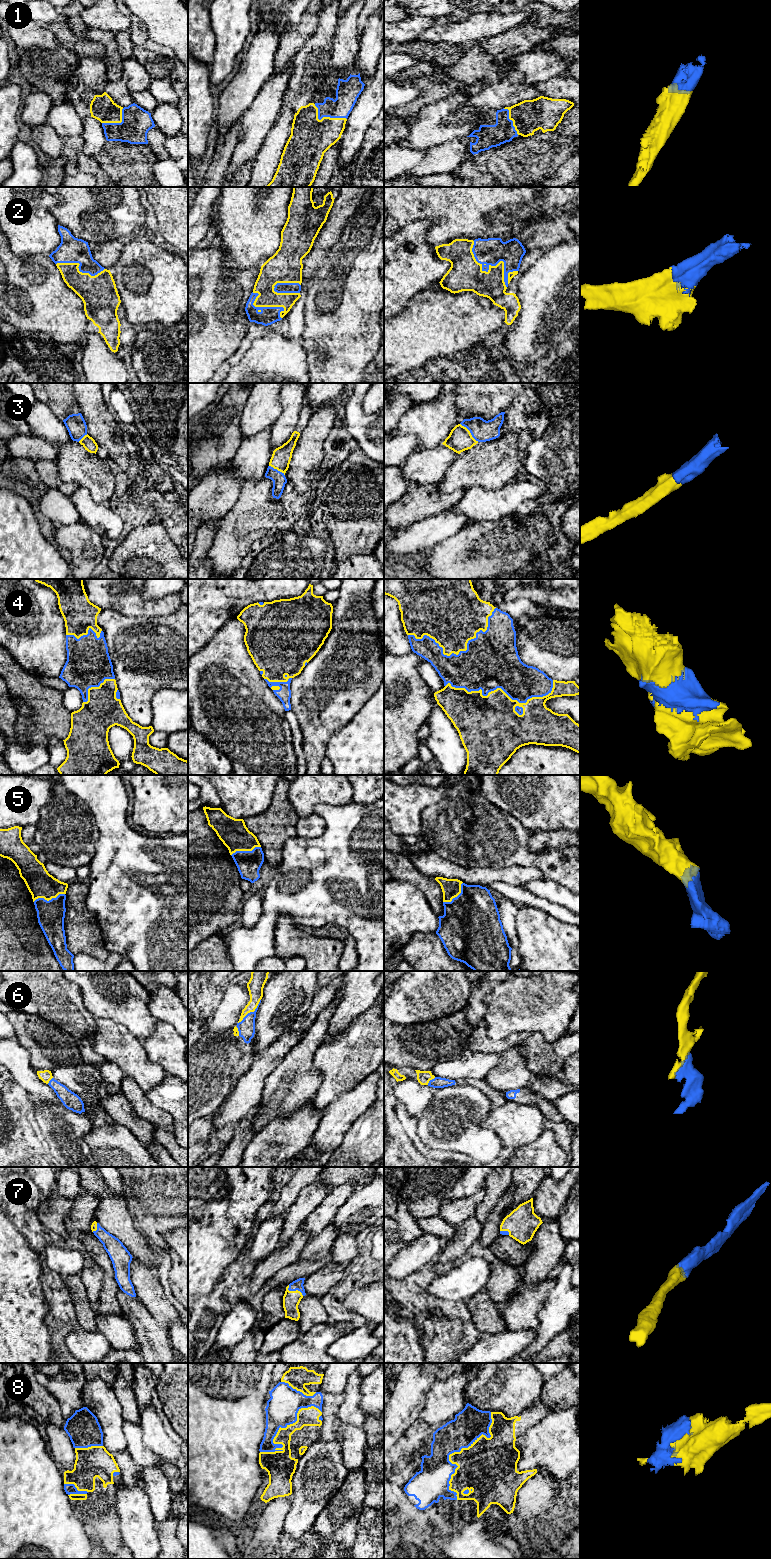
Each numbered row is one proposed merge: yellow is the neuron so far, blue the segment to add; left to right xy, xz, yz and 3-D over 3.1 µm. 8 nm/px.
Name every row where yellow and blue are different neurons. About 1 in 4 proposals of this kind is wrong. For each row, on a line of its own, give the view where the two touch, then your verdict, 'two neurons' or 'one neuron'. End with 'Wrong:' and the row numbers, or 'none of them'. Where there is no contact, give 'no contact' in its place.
1: meets yellow in xz; one neuron
2: meets yellow in yz; one neuron
3: meets yellow in yz; one neuron
4: meets yellow in yz; one neuron
5: meets yellow in xy; one neuron
6: meets yellow in xz; one neuron
7: meets yellow in xz; one neuron
8: meets yellow in yz; two neurons
Wrong: 8

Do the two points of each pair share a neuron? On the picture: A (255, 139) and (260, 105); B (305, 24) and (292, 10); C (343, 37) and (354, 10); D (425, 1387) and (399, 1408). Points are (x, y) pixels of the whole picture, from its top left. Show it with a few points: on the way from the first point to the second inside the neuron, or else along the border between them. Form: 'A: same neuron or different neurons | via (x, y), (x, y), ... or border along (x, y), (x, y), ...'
A: same neuron | via (255, 131), (255, 124), (260, 117), (260, 113)
B: different neurons | border along (305, 10), (297, 22), (290, 24), (282, 32)
C: same neuron | via (347, 30), (350, 17)
D: same neuron | via (419, 1388), (405, 1402)

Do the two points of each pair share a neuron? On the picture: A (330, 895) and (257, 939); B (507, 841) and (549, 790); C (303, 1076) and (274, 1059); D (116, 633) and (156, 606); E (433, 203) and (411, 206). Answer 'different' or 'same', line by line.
A: same
B: different
C: different
D: different
E: same

